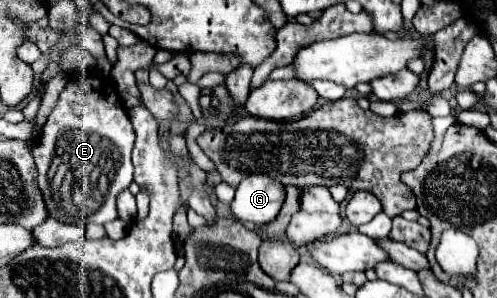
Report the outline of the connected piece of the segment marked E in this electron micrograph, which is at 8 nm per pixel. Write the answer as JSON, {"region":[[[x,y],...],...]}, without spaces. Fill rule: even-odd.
{"region":[[[96,73],[87,76],[67,79],[33,149],[39,171],[37,183],[49,217],[71,225],[85,225],[87,221],[103,225],[117,219],[115,199],[133,181],[131,149],[135,131],[127,109],[113,85]],[[69,171],[73,179],[69,179]]]}

